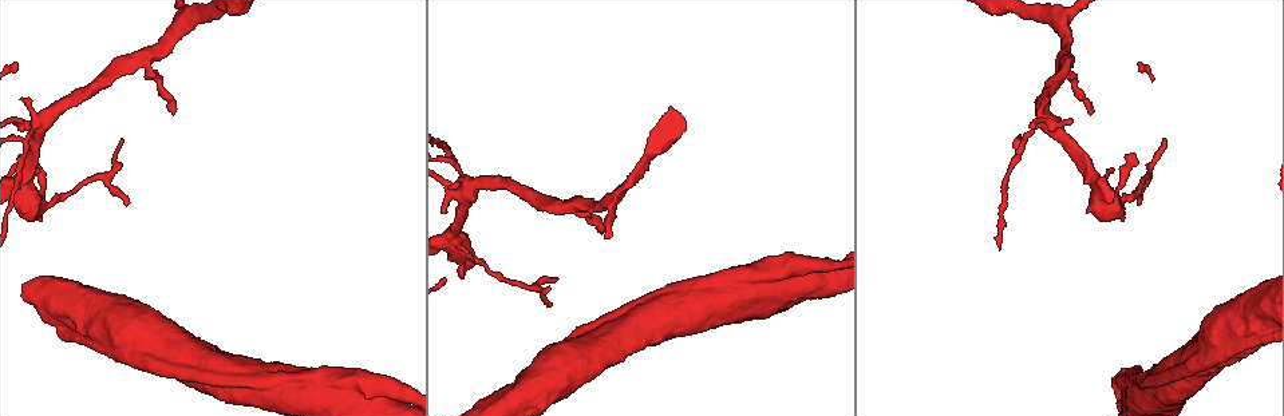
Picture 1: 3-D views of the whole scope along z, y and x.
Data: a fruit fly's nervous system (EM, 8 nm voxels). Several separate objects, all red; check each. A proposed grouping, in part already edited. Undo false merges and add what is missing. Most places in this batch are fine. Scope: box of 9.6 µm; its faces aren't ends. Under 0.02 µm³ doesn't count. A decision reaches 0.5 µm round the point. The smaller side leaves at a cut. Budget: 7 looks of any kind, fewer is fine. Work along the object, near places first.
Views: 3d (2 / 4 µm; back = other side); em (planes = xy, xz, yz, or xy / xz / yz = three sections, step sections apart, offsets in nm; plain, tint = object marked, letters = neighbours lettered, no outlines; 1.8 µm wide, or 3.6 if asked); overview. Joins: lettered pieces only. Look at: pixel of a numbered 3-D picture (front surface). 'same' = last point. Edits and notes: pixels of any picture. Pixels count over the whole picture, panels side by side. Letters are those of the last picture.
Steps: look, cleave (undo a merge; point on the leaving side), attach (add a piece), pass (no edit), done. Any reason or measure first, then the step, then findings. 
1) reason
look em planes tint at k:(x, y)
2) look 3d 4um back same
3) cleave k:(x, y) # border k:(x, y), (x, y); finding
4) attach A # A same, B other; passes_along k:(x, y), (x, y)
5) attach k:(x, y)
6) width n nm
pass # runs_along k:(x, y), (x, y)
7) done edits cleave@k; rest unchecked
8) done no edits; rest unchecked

thick turns thin
look em planes tint at 1:(363, 394)

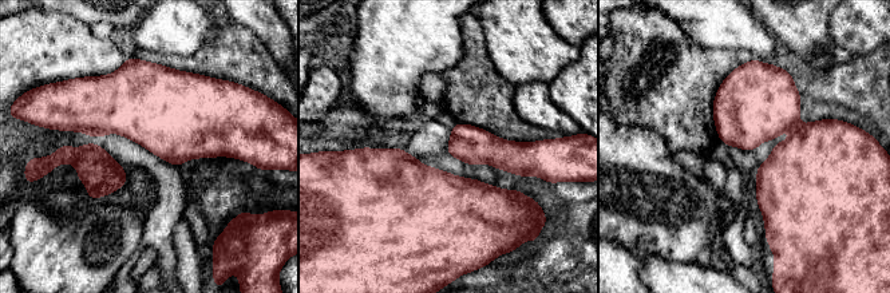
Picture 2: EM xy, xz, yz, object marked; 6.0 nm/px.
see the neighbours
look em planes letters same

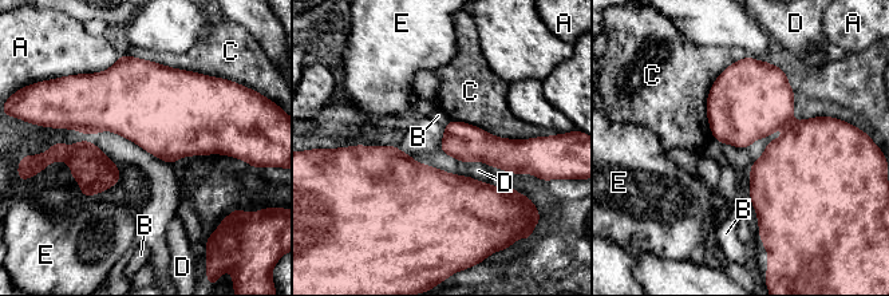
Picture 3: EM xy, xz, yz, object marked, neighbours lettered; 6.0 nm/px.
pass # A other, B other, C other, D other, E other; border 3:(714, 137), (720, 143); all the same neuron

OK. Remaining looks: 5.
tapers out
look 3d 4um at 1:(172, 111)

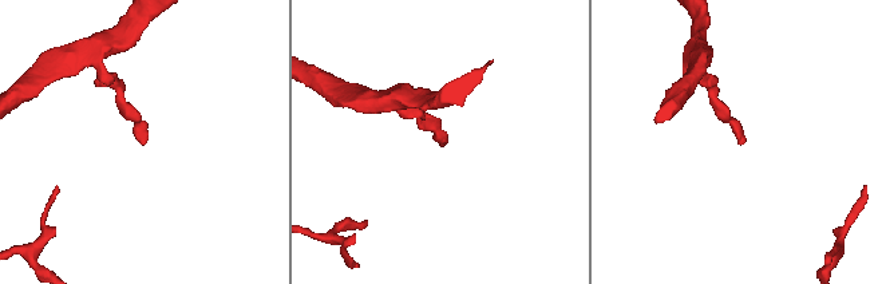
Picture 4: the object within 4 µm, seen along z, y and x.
look em planes letters at 4:(742, 143)

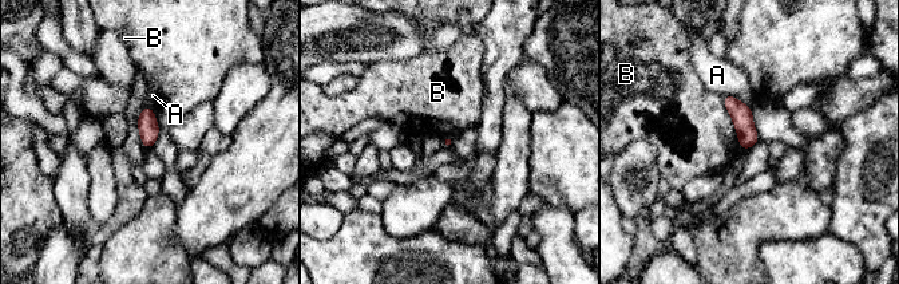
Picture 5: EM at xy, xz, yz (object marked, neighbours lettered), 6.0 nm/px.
longest_contact B 340 nm
pass # A other, B other; border 5:(721, 95), (740, 148); no lettered piece goes on from it

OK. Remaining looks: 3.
free end
look em xy step 8 letters at 1:(460, 273)

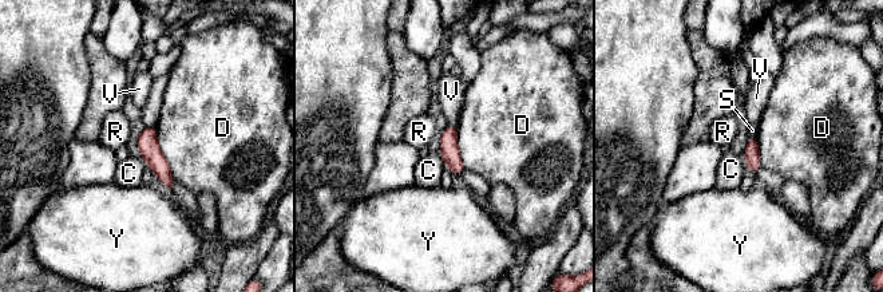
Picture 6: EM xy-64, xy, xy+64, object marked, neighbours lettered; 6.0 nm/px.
pass # C other, D other, R other, S other, V other, Y other; runs_along 6:(147, 130), (149, 150), (169, 182); none of them fits

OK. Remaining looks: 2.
done no edits; rest unchecked

